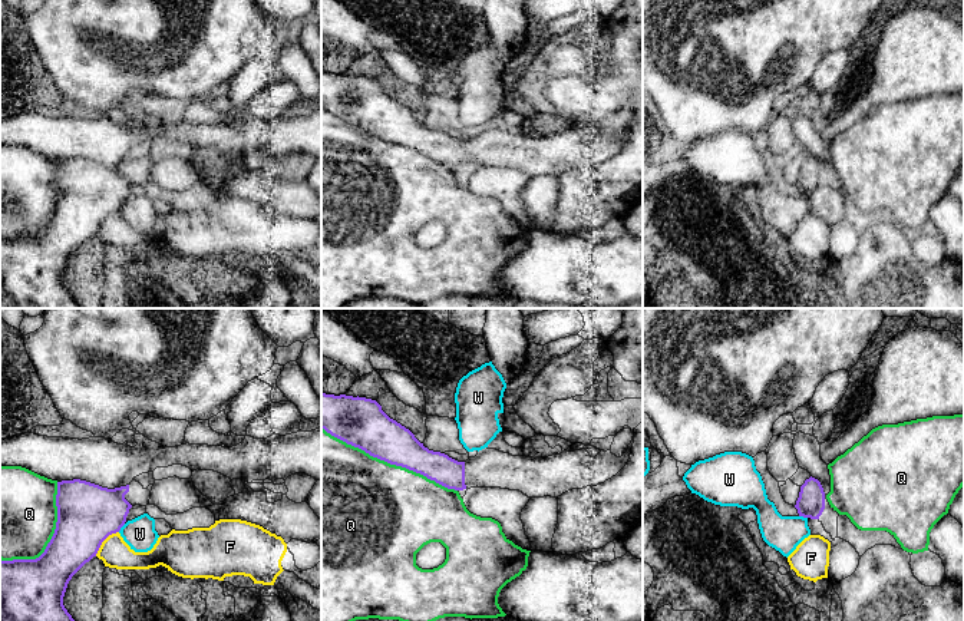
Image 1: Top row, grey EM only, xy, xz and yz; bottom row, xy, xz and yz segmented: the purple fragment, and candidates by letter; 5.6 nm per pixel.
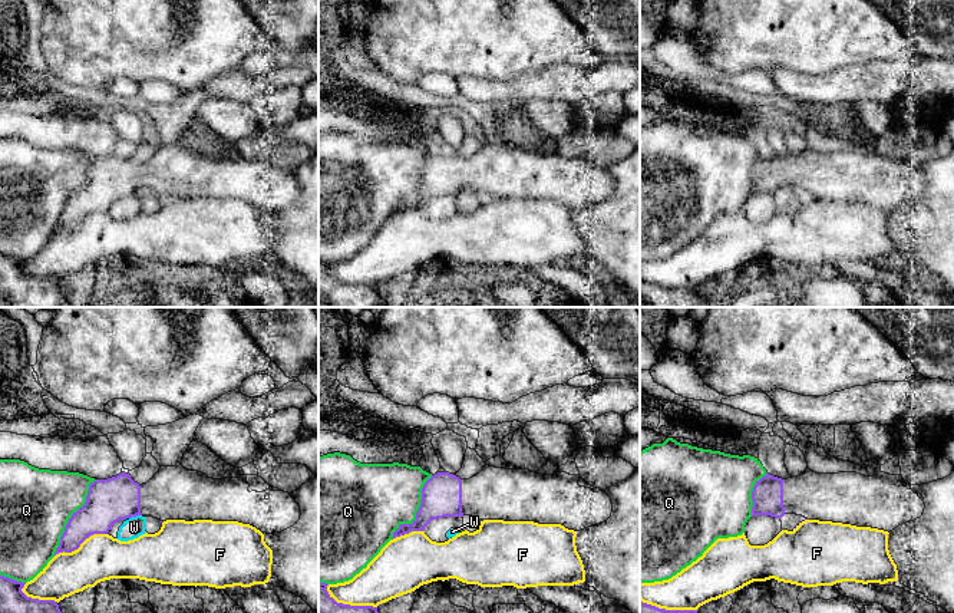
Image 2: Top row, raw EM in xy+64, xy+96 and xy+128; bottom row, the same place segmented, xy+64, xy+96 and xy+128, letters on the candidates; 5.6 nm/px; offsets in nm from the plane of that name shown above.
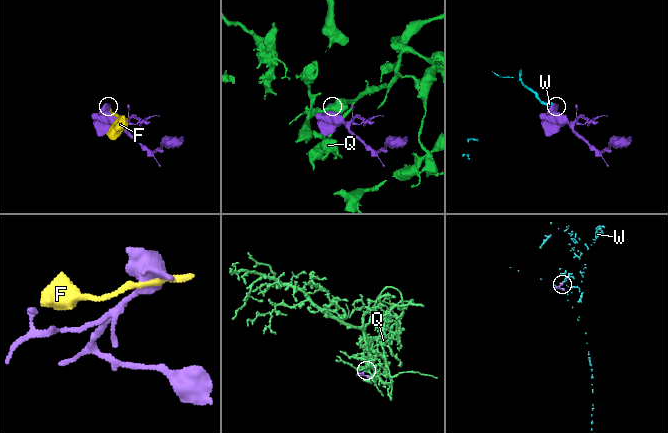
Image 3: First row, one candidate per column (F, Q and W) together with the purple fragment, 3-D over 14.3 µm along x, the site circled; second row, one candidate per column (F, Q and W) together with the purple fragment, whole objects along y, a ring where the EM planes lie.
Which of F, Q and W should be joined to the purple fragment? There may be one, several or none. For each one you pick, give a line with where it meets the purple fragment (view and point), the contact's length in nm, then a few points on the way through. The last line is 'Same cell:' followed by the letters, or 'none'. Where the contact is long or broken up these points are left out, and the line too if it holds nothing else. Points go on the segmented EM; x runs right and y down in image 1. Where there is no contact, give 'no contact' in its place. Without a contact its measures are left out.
Same cell: none

